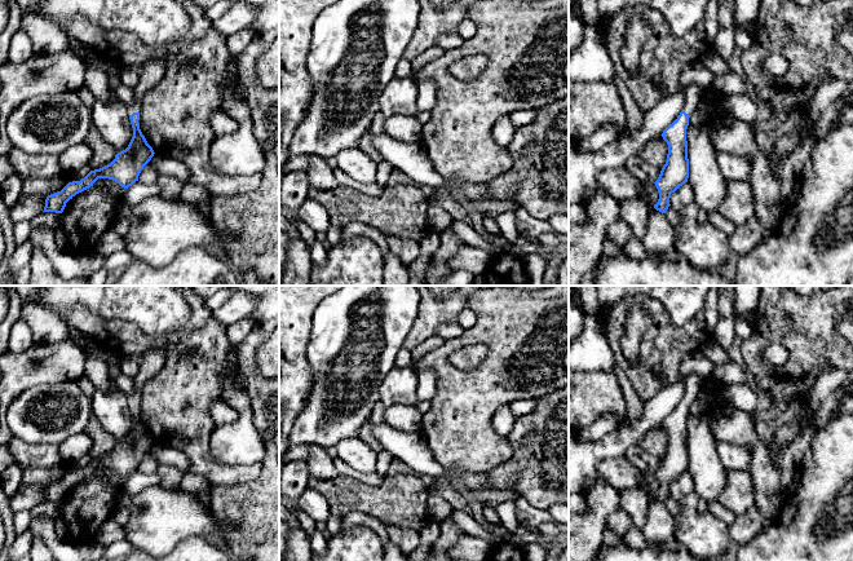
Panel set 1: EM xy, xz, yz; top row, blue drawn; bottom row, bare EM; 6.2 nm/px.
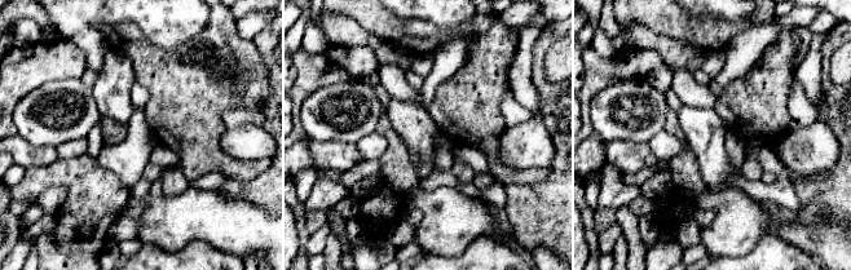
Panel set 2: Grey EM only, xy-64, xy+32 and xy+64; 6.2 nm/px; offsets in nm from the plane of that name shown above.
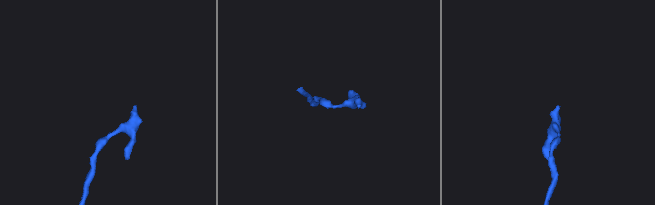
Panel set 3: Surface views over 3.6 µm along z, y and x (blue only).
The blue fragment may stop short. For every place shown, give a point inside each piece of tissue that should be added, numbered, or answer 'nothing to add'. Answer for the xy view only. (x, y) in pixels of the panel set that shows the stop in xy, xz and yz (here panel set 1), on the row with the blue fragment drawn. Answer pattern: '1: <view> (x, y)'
1: xy (151, 74)

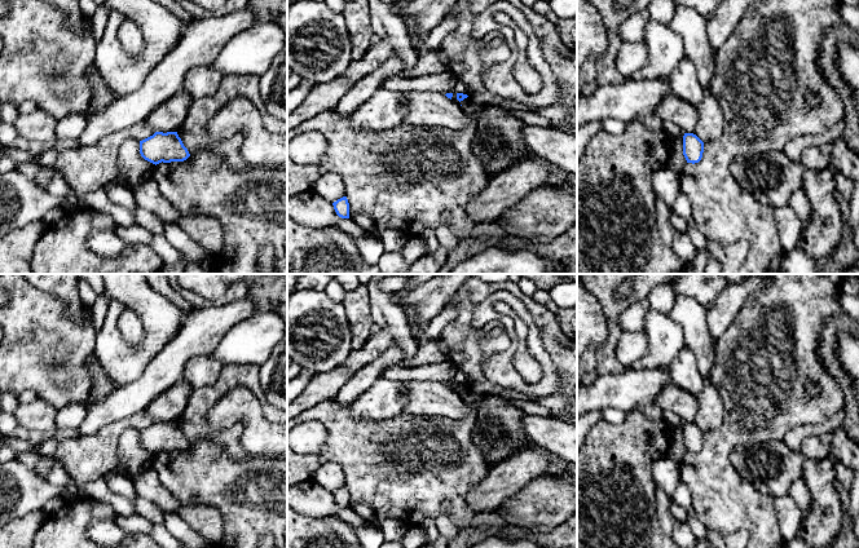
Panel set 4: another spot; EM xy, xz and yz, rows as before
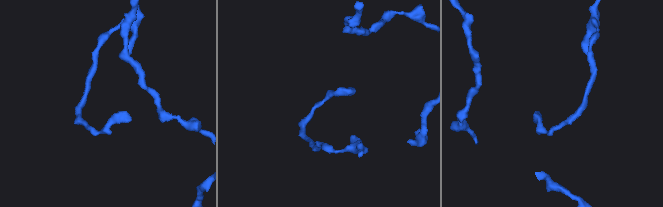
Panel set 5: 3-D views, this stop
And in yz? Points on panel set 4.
nothing to add

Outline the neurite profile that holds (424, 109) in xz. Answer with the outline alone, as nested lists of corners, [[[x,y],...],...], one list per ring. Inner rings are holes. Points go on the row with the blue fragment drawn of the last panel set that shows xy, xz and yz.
[[[402,92],[408,111],[400,124],[417,128],[463,129],[470,119],[463,107],[439,92]]]

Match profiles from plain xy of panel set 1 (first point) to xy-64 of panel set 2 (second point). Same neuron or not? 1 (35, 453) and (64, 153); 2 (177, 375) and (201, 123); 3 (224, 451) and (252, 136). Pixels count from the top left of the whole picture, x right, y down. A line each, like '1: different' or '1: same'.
1: different
2: same
3: same

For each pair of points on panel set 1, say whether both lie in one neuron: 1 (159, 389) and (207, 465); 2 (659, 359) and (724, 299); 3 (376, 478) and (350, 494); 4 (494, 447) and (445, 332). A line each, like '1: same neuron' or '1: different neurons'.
1: same neuron
2: different neurons
3: different neurons
4: different neurons

